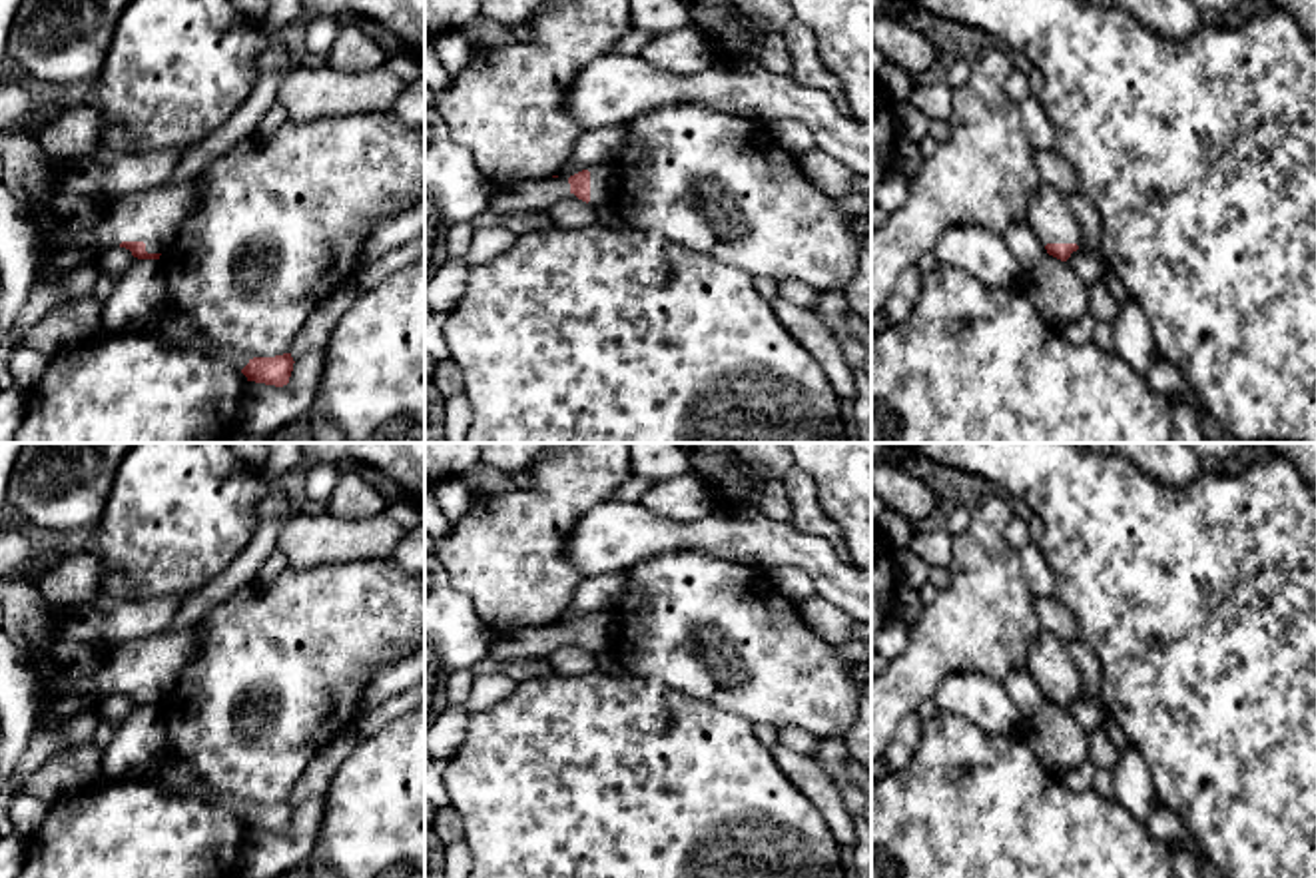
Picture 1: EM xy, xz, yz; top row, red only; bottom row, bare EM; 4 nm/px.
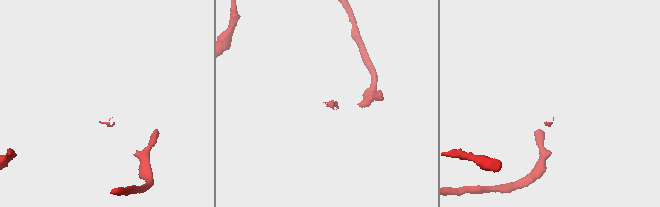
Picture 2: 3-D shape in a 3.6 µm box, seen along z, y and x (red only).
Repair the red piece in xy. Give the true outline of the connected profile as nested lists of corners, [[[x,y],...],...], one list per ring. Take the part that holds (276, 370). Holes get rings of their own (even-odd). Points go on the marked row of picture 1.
[[[229,353],[229,357],[247,377],[247,381],[275,385],[275,387],[283,387],[289,383],[295,363],[291,353],[283,353],[275,357],[253,357],[253,359],[247,359],[239,353]]]

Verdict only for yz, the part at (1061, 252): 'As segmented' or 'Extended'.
Extended

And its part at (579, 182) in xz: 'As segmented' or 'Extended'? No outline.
Extended

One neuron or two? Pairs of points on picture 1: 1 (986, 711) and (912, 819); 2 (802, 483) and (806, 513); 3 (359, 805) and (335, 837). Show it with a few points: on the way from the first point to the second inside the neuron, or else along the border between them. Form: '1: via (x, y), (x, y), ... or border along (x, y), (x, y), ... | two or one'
1: border along (940, 709), (960, 715), (989, 733), (1019, 731) | two
2: via (802, 491), (806, 505) | one
3: via (359, 813), (343, 829) | one

